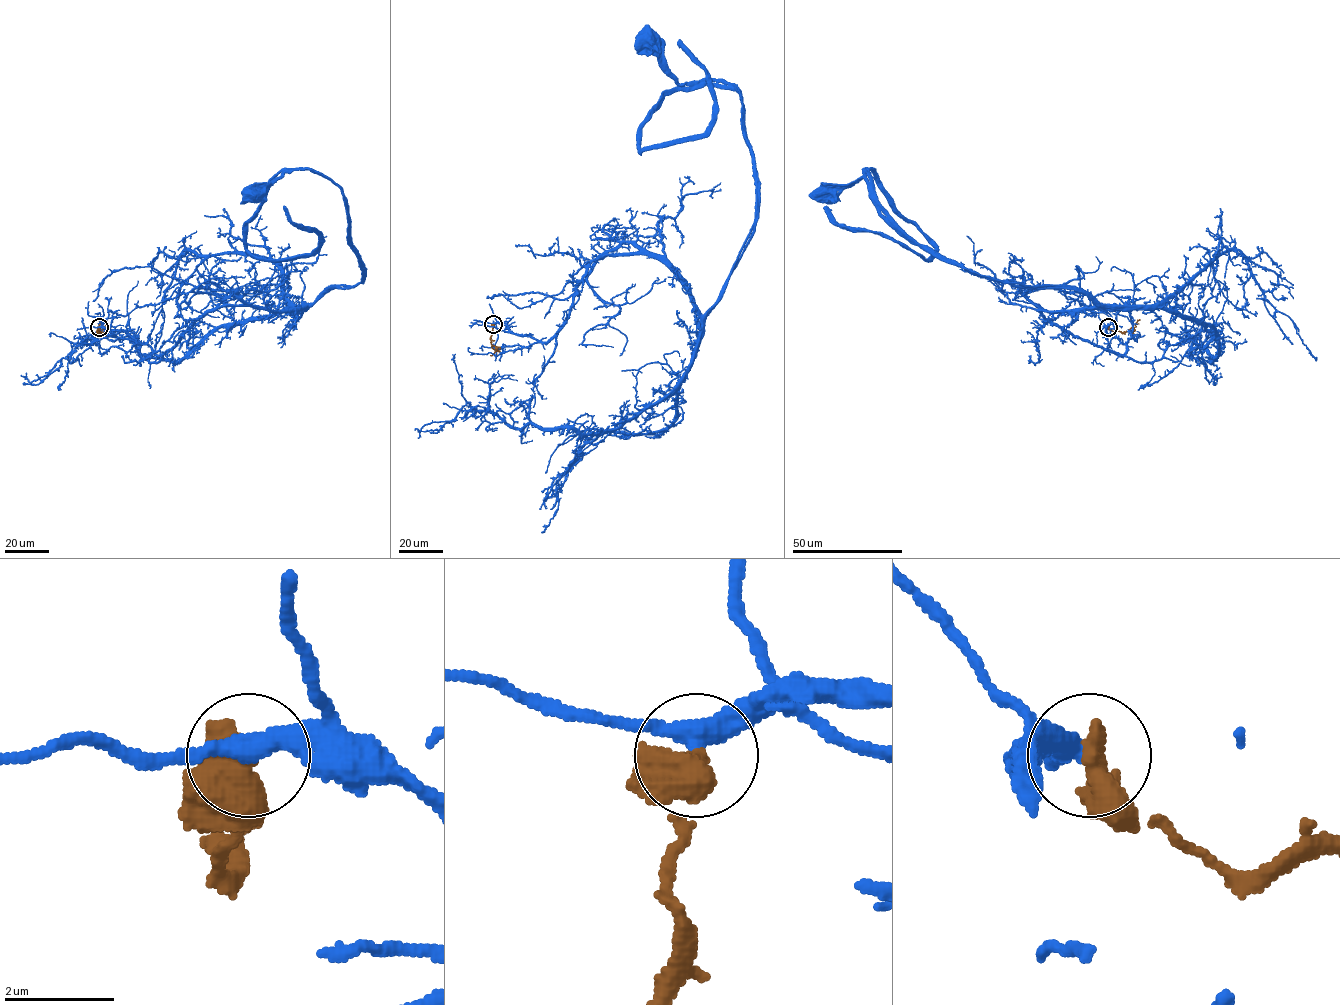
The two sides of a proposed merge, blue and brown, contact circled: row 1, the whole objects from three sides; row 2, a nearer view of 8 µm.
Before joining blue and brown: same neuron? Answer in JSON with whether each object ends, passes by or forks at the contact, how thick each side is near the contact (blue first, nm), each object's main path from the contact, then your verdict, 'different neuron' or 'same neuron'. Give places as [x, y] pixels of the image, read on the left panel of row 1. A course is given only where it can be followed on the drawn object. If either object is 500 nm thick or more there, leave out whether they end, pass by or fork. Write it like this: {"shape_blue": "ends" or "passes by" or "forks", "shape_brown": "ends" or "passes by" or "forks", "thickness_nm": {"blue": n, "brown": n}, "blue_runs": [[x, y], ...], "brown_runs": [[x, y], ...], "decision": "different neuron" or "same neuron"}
{"thickness_nm": {"blue": 360, "brown": 600}, "blue_runs": [[100, 327], [161, 355], [220, 307], [300, 310], [361, 281], [337, 186], [287, 170], [254, 194]], "brown_runs": [[100, 327], [97, 332], [101, 322], [96, 319]], "decision": "different neuron"}

